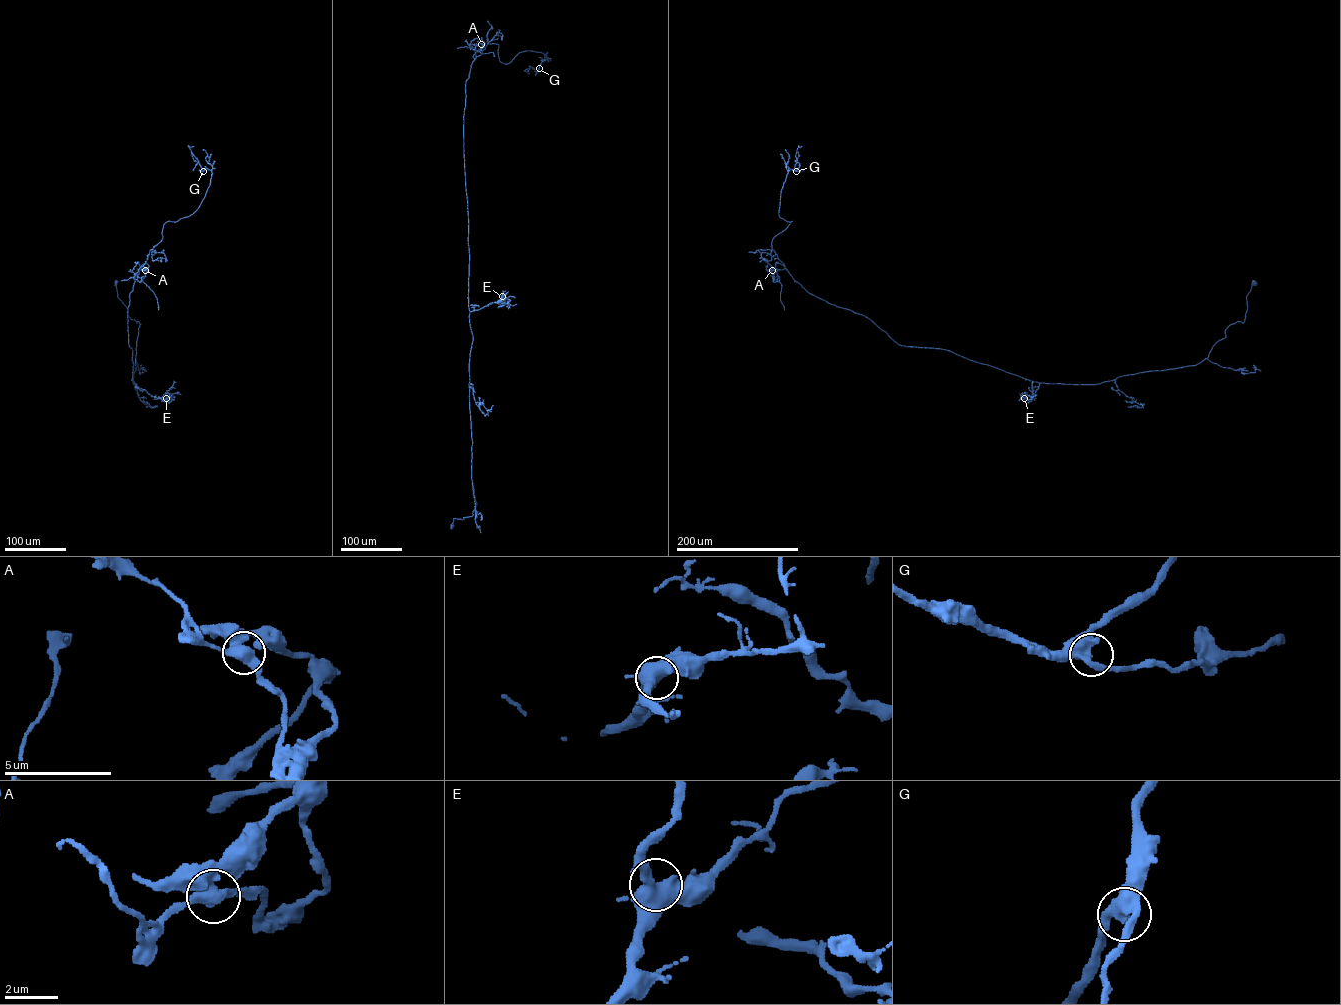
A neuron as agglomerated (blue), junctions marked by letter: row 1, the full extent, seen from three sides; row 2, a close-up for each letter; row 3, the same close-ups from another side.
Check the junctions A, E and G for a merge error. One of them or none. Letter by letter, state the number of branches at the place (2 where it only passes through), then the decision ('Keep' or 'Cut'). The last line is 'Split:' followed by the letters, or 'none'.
A: Branches: 3. Cut
E: Branches: 3. Keep
G: Branches: 3. Keep
Split: A

